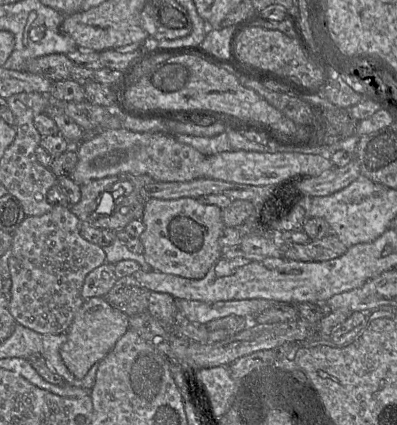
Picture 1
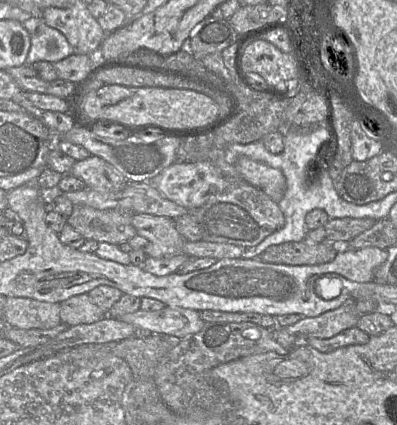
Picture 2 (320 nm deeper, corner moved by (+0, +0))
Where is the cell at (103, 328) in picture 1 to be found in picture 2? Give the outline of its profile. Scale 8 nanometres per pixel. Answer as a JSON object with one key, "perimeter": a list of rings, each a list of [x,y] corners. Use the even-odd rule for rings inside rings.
{"perimeter":[[[87,294],[72,296],[60,303],[60,319],[68,326],[91,324],[106,316]]]}

